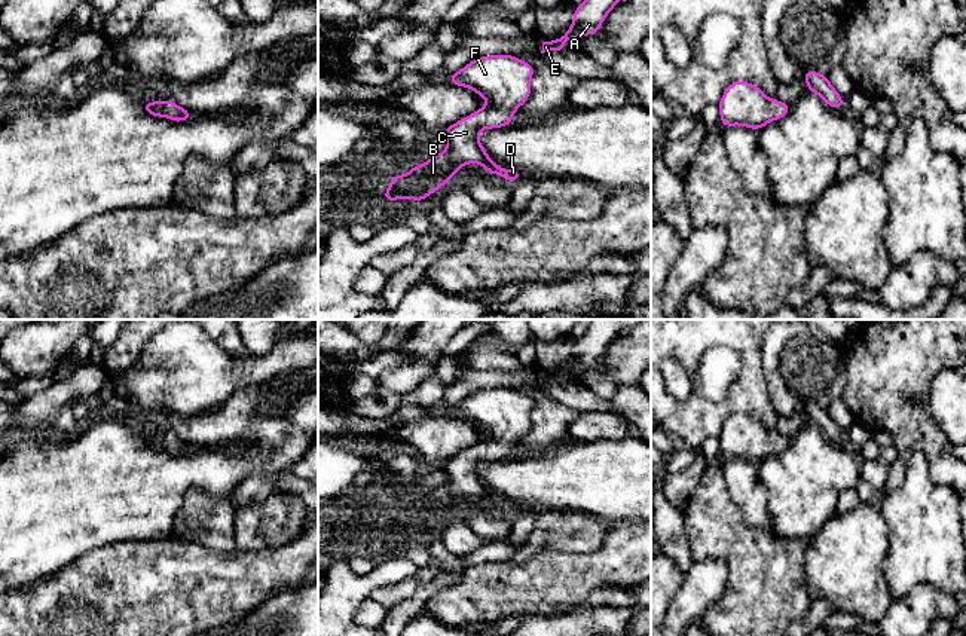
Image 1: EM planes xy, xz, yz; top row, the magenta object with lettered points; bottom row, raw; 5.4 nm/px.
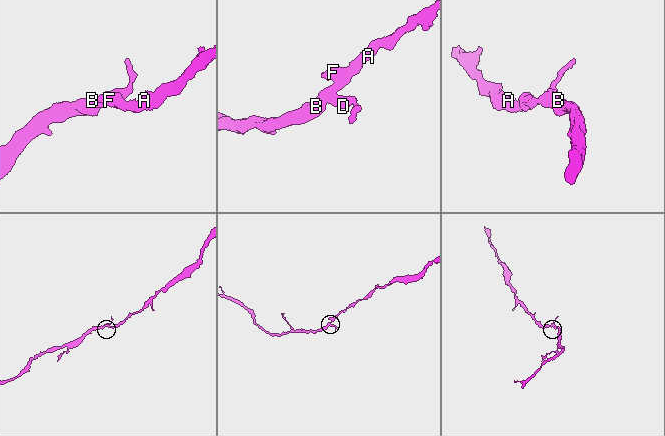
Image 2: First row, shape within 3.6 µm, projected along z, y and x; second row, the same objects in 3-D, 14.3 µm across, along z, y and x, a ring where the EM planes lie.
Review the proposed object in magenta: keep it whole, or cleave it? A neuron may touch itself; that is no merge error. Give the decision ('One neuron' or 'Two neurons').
One neuron

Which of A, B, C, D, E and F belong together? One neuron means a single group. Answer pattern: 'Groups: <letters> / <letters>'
Groups: A B C D E F

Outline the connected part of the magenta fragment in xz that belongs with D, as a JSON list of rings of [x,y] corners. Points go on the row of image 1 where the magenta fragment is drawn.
[[[516,55],[479,56],[450,74],[449,83],[474,91],[487,104],[441,132],[447,147],[440,155],[413,166],[407,174],[391,177],[389,187],[382,193],[385,201],[424,201],[468,163],[480,163],[486,172],[508,181],[523,178],[516,169],[498,166],[479,141],[479,134],[514,120],[513,113],[531,97],[532,77],[534,65]]]

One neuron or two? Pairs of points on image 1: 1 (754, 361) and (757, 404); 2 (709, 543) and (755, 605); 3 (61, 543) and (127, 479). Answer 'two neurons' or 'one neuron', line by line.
1: one neuron
2: one neuron
3: one neuron

